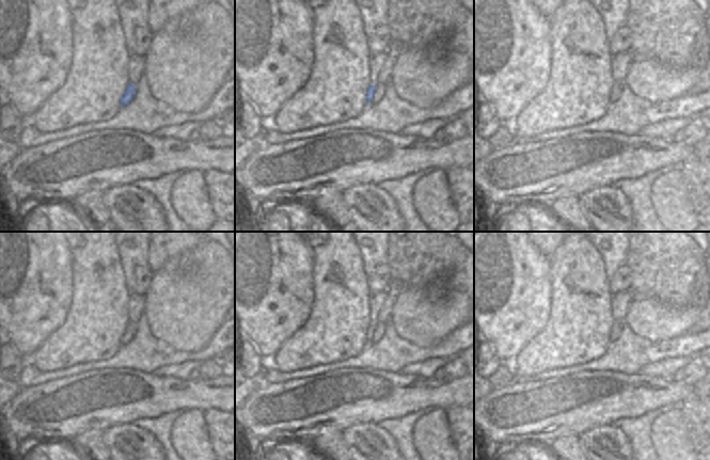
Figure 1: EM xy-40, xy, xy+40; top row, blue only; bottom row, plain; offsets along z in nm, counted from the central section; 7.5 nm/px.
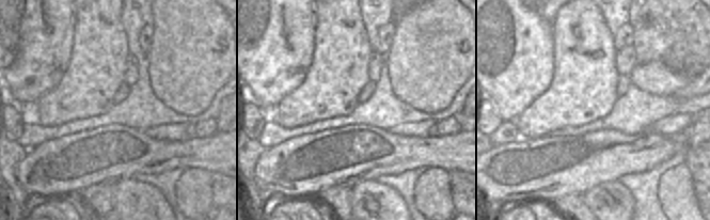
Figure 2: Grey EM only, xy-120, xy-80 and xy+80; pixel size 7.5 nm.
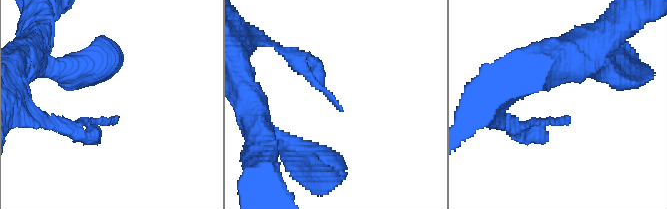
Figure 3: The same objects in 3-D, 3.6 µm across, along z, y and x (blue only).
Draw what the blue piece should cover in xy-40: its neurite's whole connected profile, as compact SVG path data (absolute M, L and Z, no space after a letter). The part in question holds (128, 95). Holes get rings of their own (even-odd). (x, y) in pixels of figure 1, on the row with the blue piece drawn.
M129 83L125 93L121 97L121 107L128 105L133 99L135 93L136 93L136 85Z

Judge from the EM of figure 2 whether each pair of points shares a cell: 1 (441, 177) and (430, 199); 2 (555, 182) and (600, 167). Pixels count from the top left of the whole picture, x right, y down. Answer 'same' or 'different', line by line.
1: same
2: same

